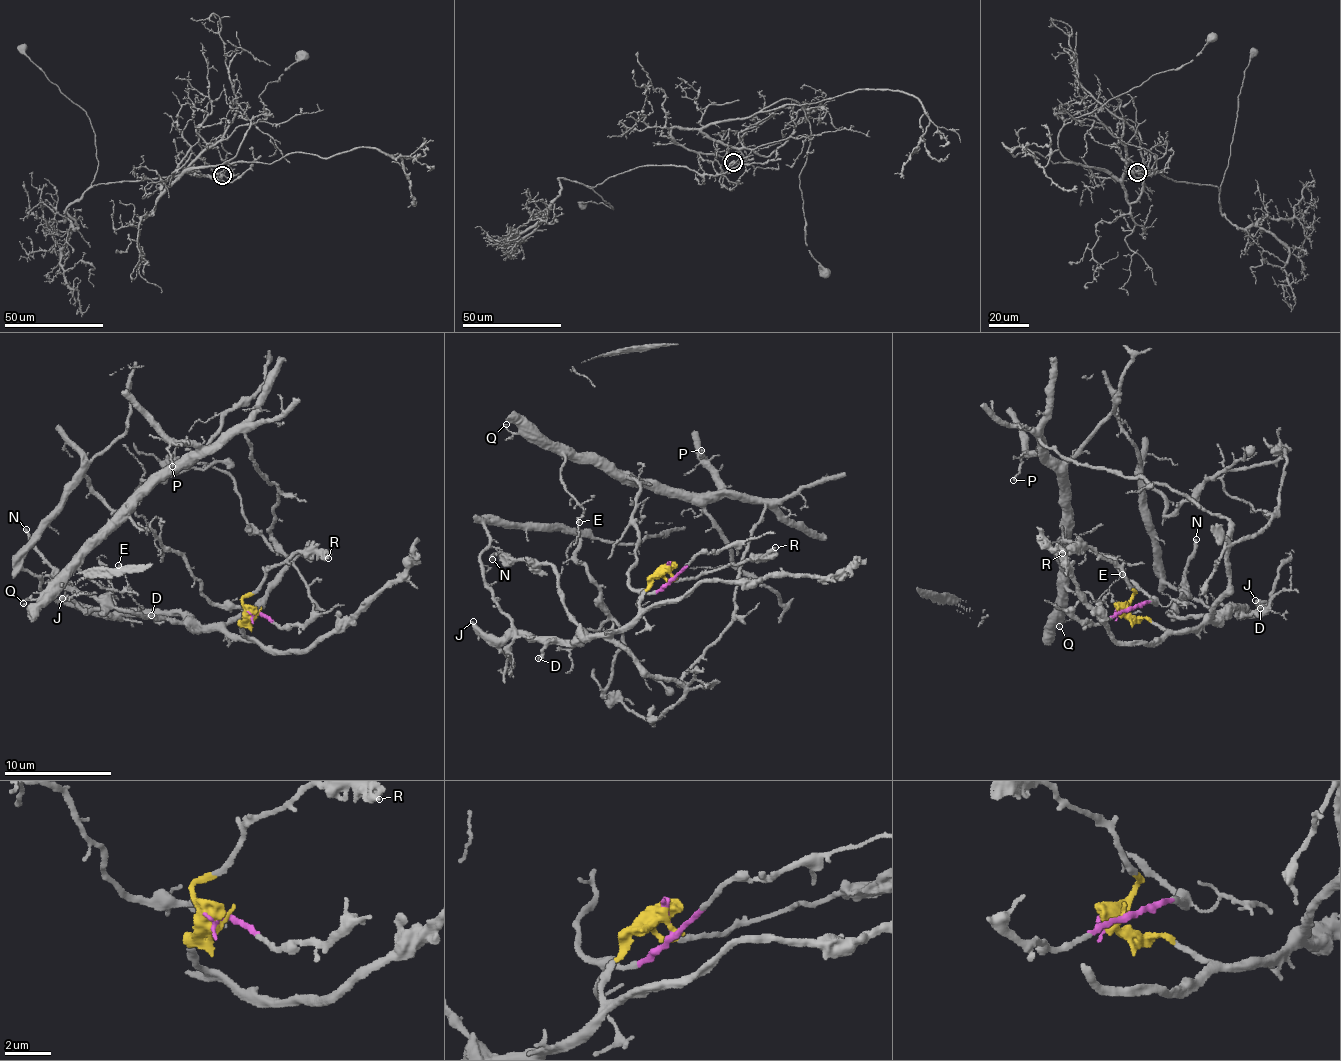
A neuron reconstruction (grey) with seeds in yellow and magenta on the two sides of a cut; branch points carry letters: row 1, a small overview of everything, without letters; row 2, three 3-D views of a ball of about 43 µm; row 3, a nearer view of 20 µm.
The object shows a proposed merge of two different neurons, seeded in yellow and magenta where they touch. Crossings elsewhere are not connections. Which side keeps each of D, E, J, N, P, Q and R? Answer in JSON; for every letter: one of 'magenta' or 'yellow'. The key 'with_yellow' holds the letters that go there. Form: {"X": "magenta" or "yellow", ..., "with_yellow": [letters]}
{"D": "yellow", "E": "magenta", "J": "yellow", "N": "yellow", "P": "magenta", "Q": "magenta", "R": "yellow", "with_yellow": ["D", "J", "N", "R"]}

